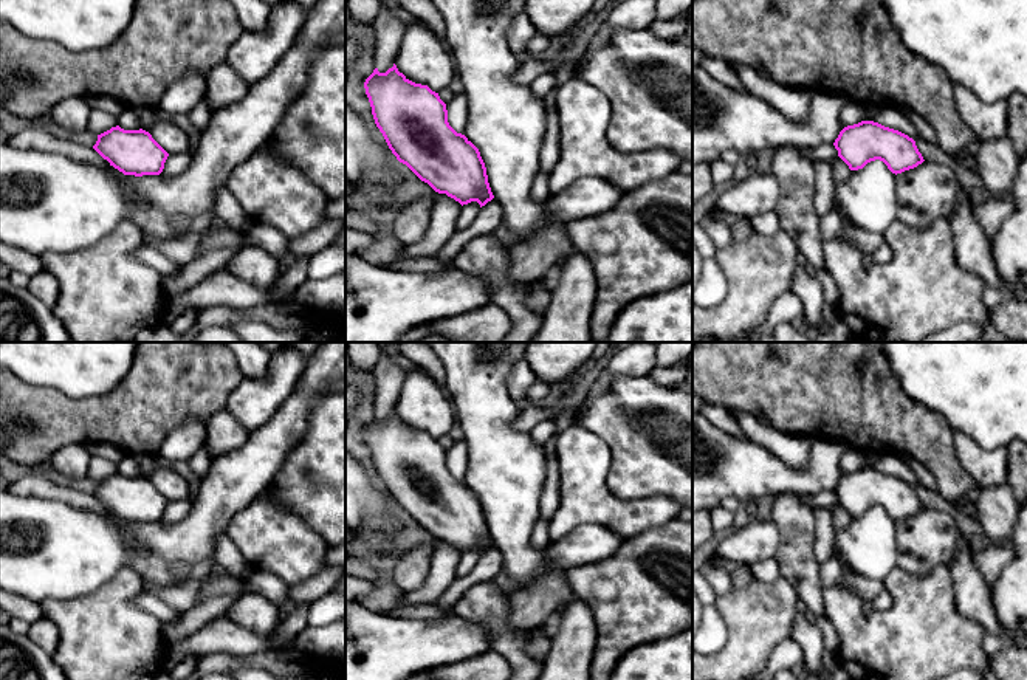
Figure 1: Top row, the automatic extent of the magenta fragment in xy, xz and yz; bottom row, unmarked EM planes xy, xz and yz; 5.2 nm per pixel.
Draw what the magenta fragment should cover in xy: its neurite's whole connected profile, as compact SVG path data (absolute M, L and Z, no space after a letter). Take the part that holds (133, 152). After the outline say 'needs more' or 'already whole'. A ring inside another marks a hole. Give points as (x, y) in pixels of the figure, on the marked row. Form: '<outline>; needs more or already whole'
M119 125L98 135L98 141L93 149L110 163L115 169L124 175L160 175L164 169L164 163L169 153L152 138L152 135L143 129L124 130Z; already whole

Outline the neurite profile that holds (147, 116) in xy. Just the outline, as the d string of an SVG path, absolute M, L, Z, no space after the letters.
M132 107L132 108L136 112L141 121L141 129L146 132L149 132L149 129L158 121L169 121L183 129L192 143L189 153L191 155L195 153L195 144L200 138L200 130L191 122L191 119L186 115L169 115L160 108L144 108L144 107Z

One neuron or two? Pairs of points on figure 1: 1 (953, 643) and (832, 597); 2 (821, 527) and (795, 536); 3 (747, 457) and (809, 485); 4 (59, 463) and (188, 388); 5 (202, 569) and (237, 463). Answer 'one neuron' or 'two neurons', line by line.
1: one neuron
2: two neurons
3: one neuron
4: two neurons
5: two neurons

